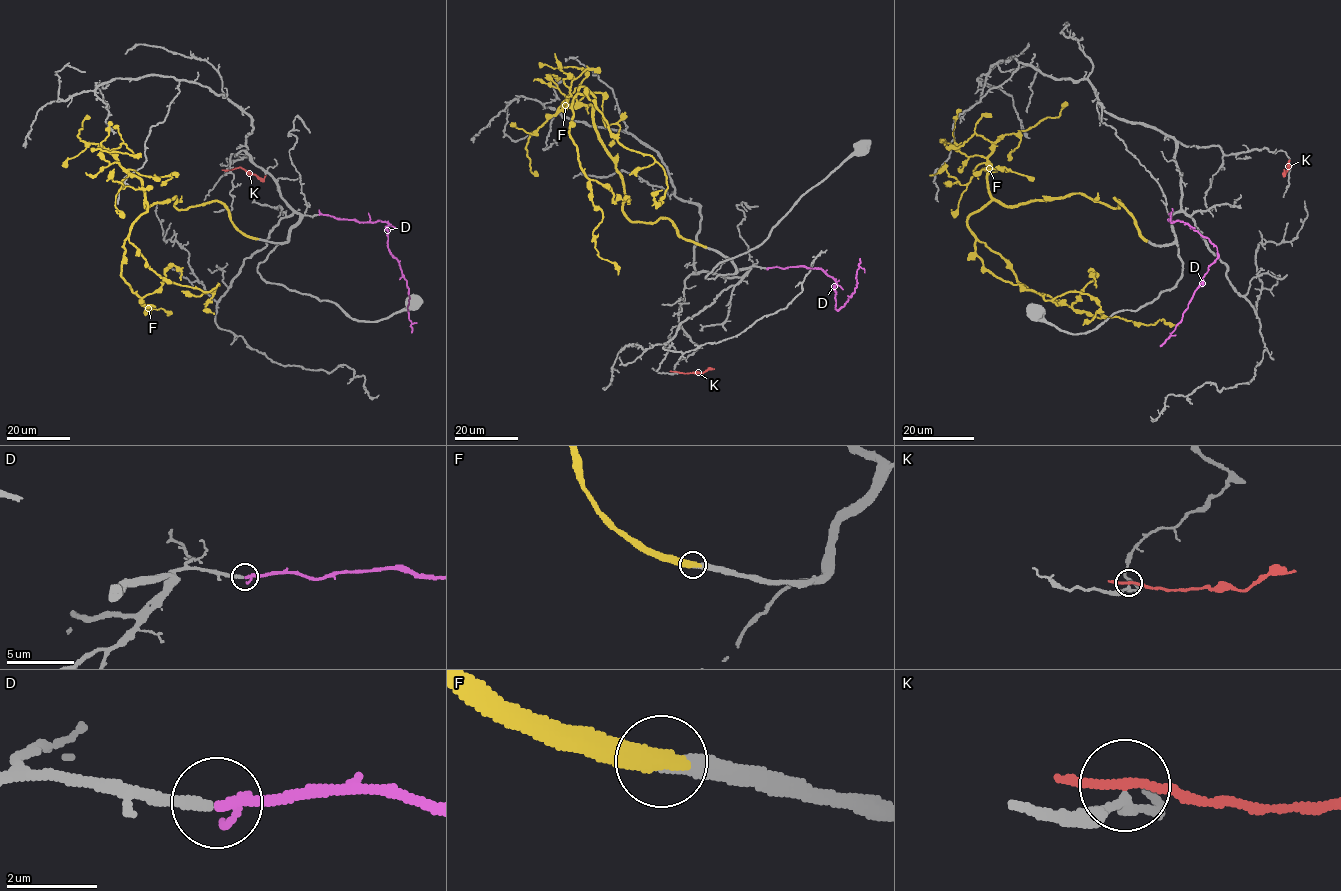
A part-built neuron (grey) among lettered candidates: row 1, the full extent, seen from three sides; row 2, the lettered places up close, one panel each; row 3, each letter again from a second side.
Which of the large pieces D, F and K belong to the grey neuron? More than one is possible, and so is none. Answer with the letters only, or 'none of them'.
D, F

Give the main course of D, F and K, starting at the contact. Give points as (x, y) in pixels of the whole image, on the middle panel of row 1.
D: (766, 268), (821, 268), (836, 283), (836, 309), (839, 310), (854, 291), (859, 258)
F: (704, 247), (667, 218), (626, 216), (595, 98), (580, 87), (569, 135), (602, 212), (595, 249), (618, 275)
K: (675, 372), (703, 373), (714, 368)

